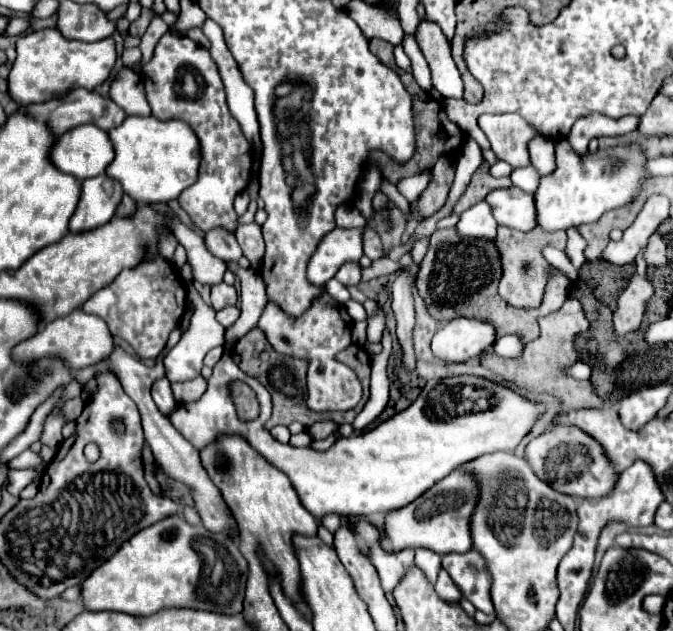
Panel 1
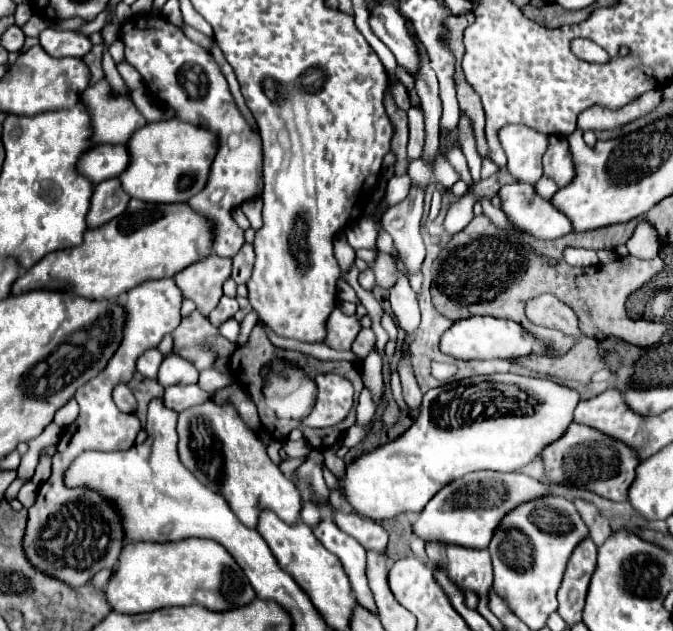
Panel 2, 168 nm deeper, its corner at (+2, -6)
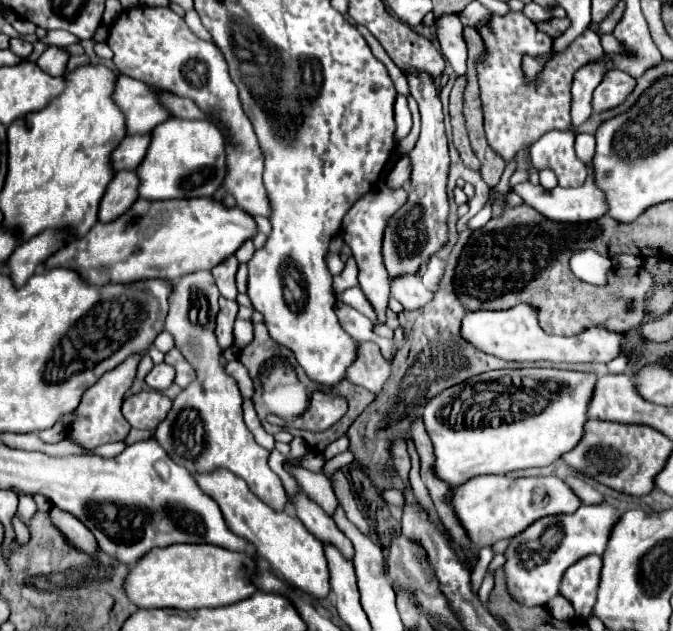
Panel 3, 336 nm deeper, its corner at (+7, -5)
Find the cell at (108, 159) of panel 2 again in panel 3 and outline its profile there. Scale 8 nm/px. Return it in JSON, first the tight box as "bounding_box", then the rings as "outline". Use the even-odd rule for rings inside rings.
{"bounding_box":[110,134,150,172],"outline":[[[150,134],[124,138],[124,142],[120,142],[120,146],[110,154],[112,168],[116,172],[118,170],[134,170],[142,162],[148,144],[150,144]]]}

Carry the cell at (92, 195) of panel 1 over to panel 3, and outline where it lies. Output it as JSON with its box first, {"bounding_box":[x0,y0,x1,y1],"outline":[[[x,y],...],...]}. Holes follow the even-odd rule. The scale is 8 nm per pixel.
{"bounding_box":[98,170,138,222],"outline":[[[130,170],[116,172],[112,182],[106,188],[102,202],[100,202],[98,220],[100,222],[112,222],[120,214],[124,214],[134,204],[134,200],[138,198],[136,188],[138,188],[138,178],[134,172],[130,172]]]}

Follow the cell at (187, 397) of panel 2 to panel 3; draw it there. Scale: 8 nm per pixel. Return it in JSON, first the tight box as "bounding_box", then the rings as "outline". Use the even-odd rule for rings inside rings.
{"bounding_box":[122,390,172,430],"outline":[[[148,390],[130,394],[122,402],[122,414],[132,424],[132,428],[140,430],[156,430],[156,426],[166,418],[172,400],[162,392]]]}

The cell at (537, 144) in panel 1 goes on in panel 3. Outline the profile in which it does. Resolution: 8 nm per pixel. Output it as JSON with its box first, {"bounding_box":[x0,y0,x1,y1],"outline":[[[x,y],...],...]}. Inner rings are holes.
{"bounding_box":[530,130,588,188],"outline":[[[550,130],[548,134],[540,136],[540,140],[530,146],[530,158],[538,170],[550,168],[558,178],[558,186],[562,188],[578,188],[586,182],[588,166],[574,154],[574,134],[570,130]]]}

